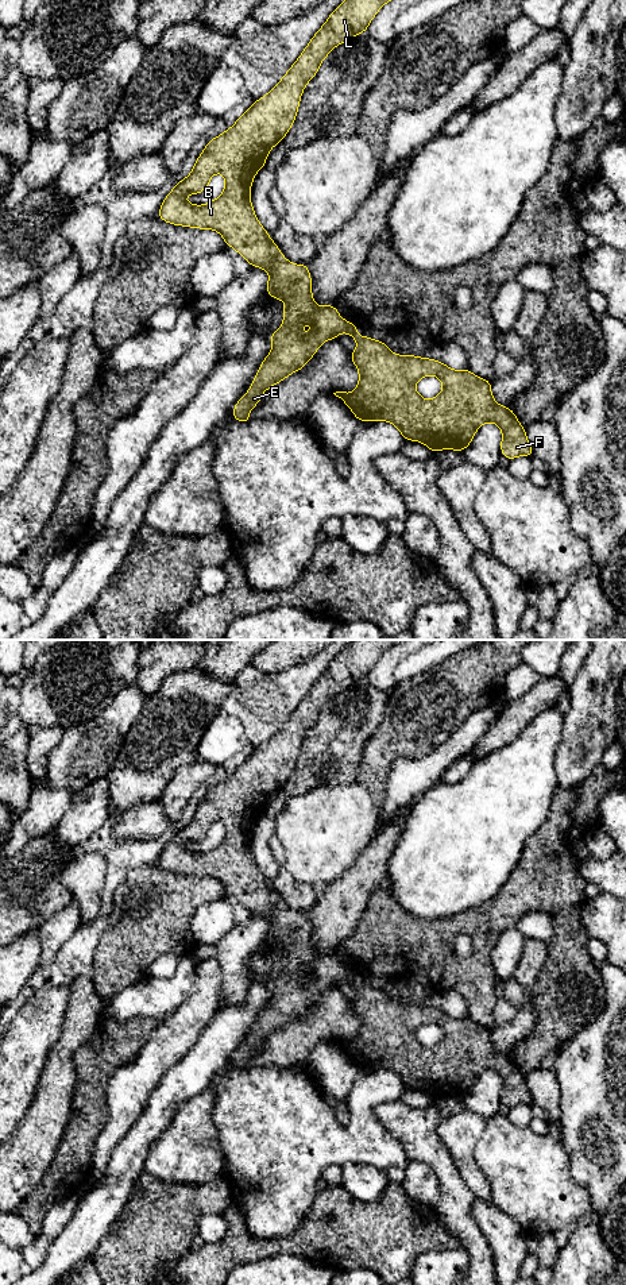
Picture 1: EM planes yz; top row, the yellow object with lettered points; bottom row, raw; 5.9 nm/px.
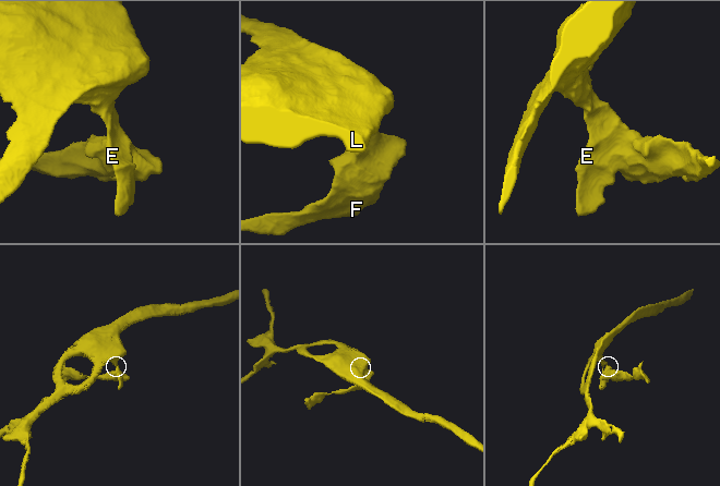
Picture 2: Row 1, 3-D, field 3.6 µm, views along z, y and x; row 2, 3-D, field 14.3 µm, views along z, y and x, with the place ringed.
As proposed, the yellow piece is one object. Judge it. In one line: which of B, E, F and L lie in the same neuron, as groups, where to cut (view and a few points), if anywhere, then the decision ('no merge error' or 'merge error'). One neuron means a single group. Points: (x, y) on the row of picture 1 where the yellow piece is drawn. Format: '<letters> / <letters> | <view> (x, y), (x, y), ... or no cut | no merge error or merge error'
B E F L | no cut | no merge error

